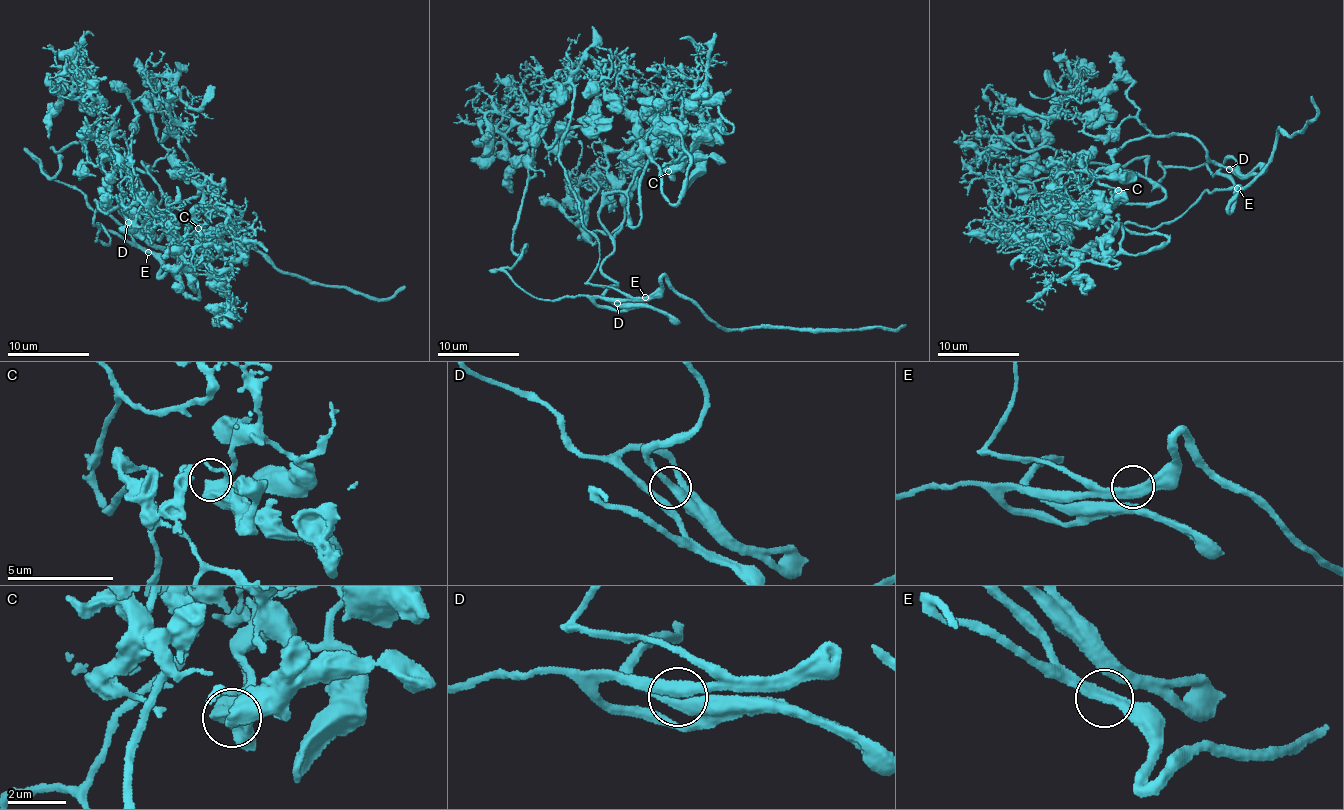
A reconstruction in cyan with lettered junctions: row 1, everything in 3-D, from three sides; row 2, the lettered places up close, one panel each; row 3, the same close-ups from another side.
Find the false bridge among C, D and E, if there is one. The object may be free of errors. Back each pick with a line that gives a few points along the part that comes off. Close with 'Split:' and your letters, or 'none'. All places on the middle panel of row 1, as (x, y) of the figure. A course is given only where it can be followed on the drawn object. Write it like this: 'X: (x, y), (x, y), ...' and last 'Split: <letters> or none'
Split: none

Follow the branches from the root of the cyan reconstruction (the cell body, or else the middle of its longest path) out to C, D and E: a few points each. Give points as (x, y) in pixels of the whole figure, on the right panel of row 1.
C: (1167, 223), (1236, 161), (1172, 131), (1103, 177), (1076, 157), (1118, 190)
D: (1167, 223), (1207, 191), (1230, 187), (1231, 180), (1220, 171), (1228, 157), (1236, 161), (1229, 169)
E: (1167, 223), (1174, 221), (1207, 191), (1212, 194), (1216, 188), (1236, 188)

